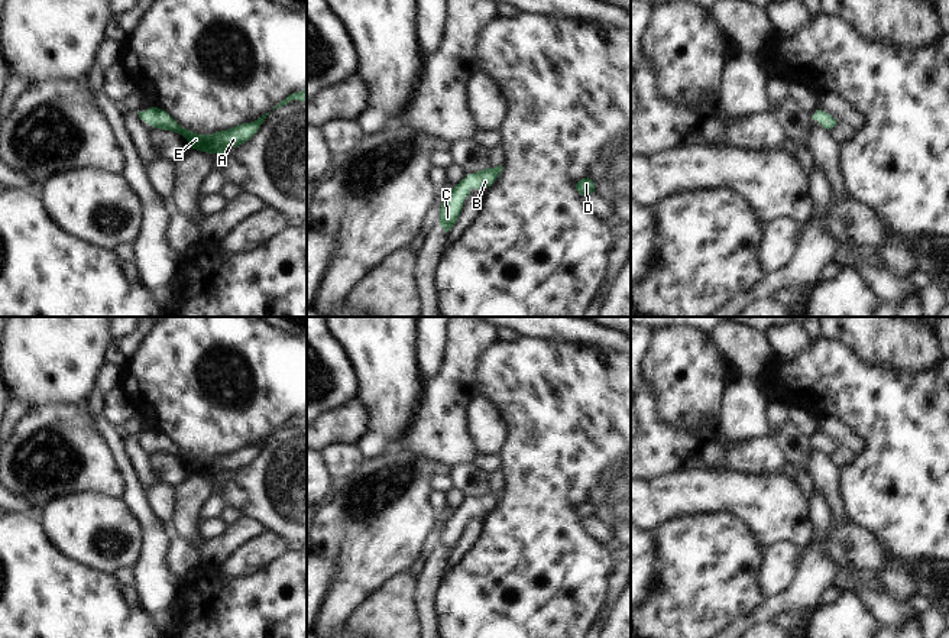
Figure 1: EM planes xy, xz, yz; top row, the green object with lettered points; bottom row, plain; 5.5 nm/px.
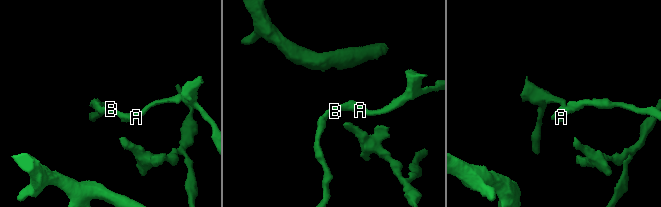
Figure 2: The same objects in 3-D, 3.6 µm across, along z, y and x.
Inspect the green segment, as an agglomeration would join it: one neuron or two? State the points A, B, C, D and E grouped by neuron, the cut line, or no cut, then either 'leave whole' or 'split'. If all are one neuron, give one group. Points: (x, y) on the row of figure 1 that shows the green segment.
A B C D E; no cut; leave whole

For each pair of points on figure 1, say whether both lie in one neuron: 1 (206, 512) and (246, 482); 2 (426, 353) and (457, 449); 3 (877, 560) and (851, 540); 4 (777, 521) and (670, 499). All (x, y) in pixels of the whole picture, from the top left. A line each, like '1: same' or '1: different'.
1: different
2: different
3: same
4: same

